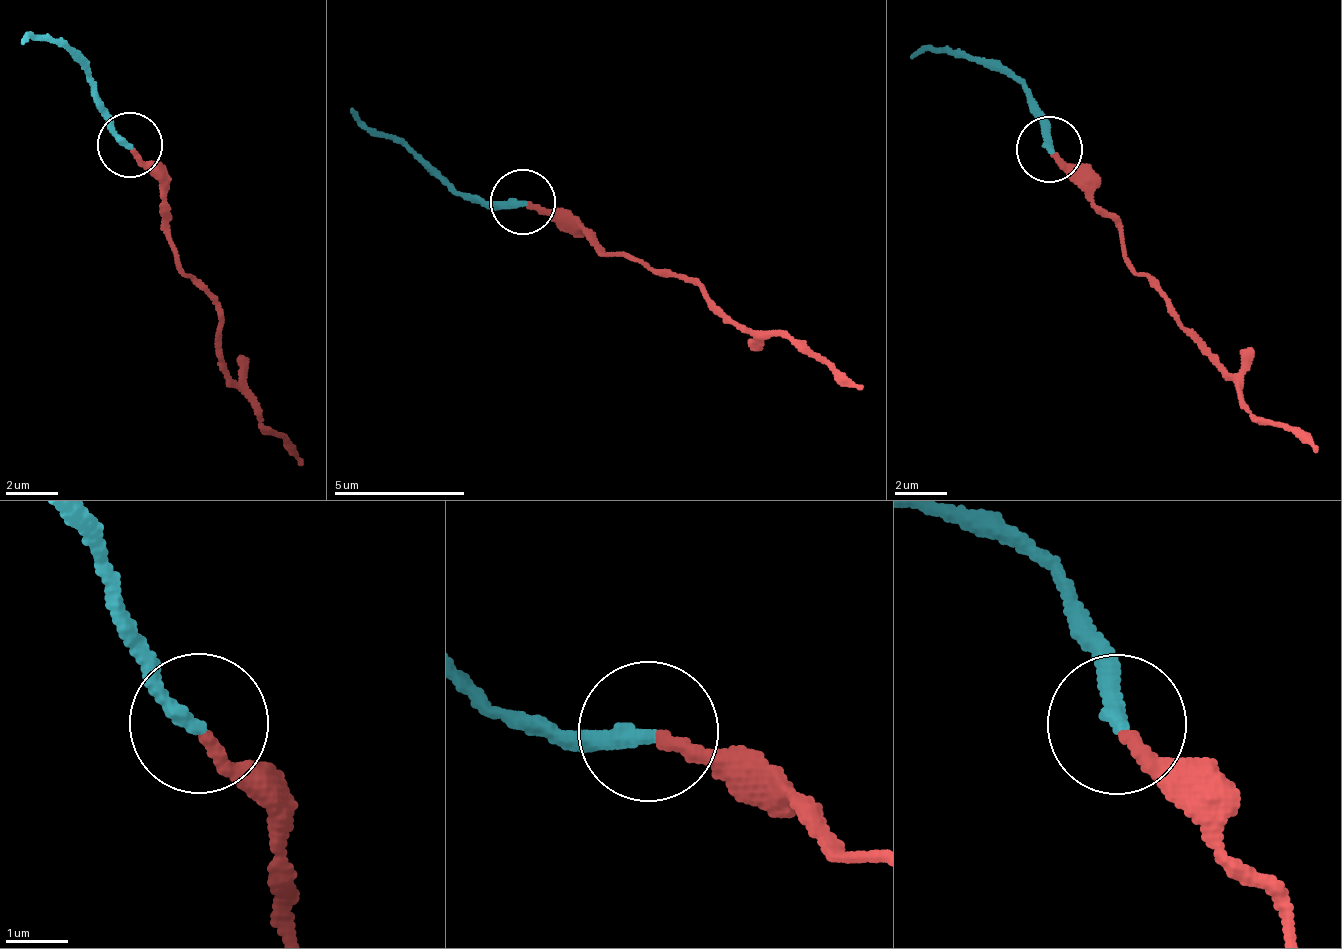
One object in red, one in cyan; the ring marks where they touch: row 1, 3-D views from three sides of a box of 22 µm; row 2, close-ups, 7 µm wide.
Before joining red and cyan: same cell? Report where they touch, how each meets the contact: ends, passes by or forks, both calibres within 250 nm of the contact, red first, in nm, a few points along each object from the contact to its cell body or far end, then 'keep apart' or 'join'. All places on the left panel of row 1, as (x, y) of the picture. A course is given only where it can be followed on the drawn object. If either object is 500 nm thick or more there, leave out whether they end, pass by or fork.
place (130, 145); red ends; cyan ends; calibres 200 and 260 nm; course red (131, 150), (159, 184), (181, 263), (215, 304), (217, 358), (299, 467); course cyan (131, 143), (80, 63), (60, 41), (22, 46); keep apart

